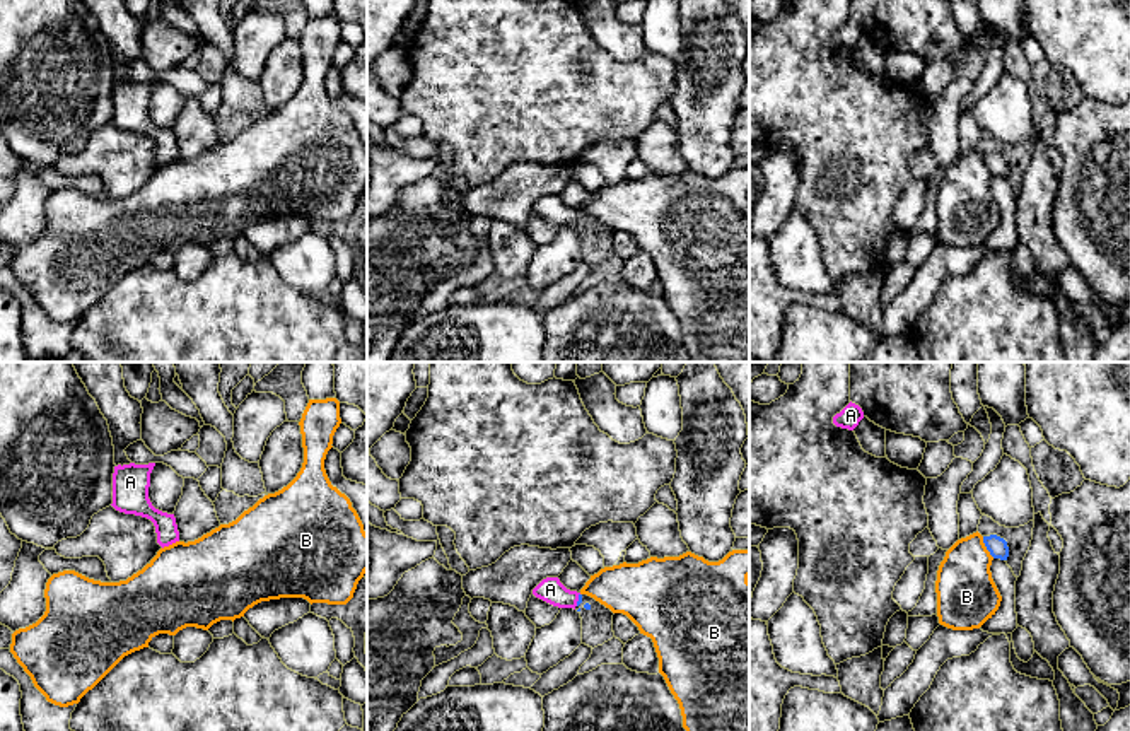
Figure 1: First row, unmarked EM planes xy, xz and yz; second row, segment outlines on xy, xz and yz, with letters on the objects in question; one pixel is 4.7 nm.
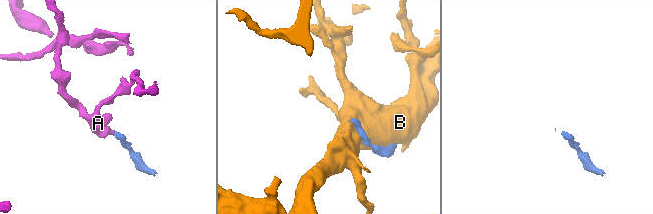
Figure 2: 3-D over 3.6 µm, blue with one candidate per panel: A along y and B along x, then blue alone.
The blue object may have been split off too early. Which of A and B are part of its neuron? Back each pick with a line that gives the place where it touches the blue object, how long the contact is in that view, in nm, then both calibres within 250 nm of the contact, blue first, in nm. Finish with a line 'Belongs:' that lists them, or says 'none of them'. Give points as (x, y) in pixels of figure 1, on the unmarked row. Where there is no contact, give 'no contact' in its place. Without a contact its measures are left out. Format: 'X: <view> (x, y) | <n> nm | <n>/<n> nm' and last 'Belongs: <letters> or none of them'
A: xz (579, 217) | 70 nm | 20/120 nm
Belongs: A

